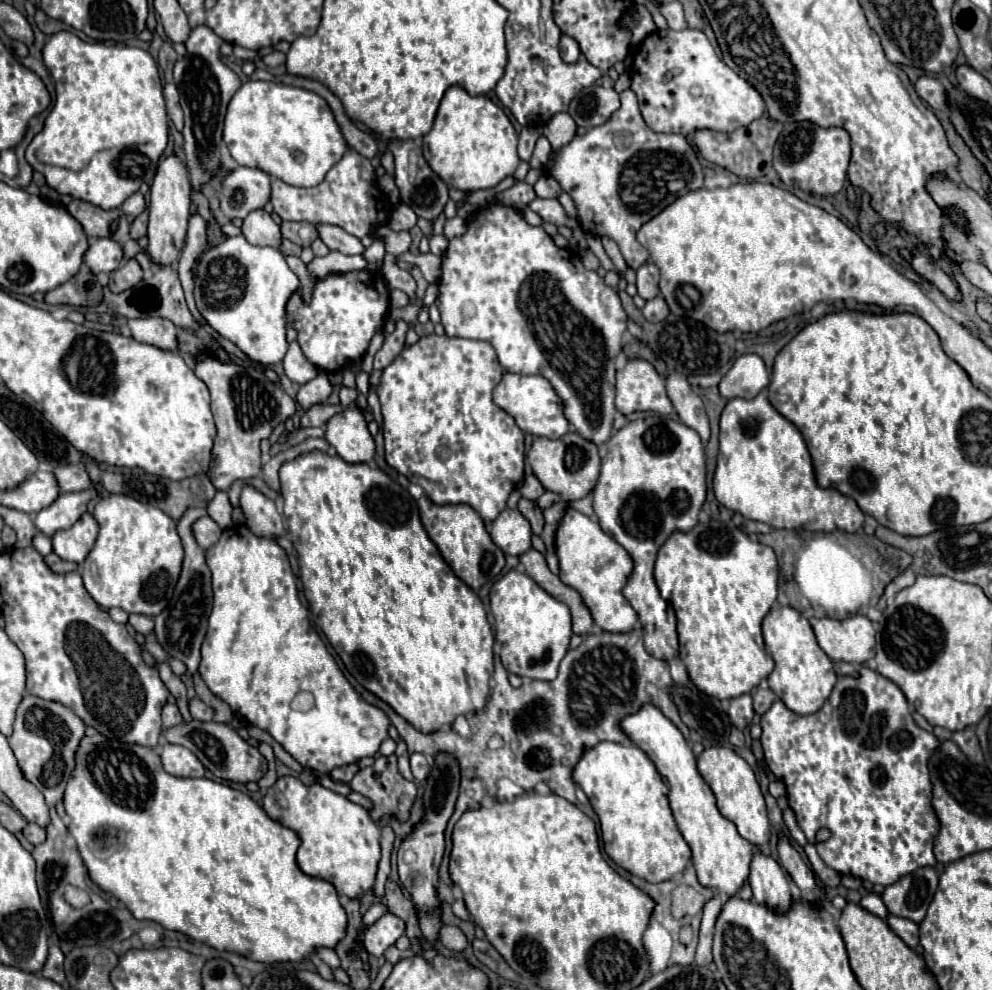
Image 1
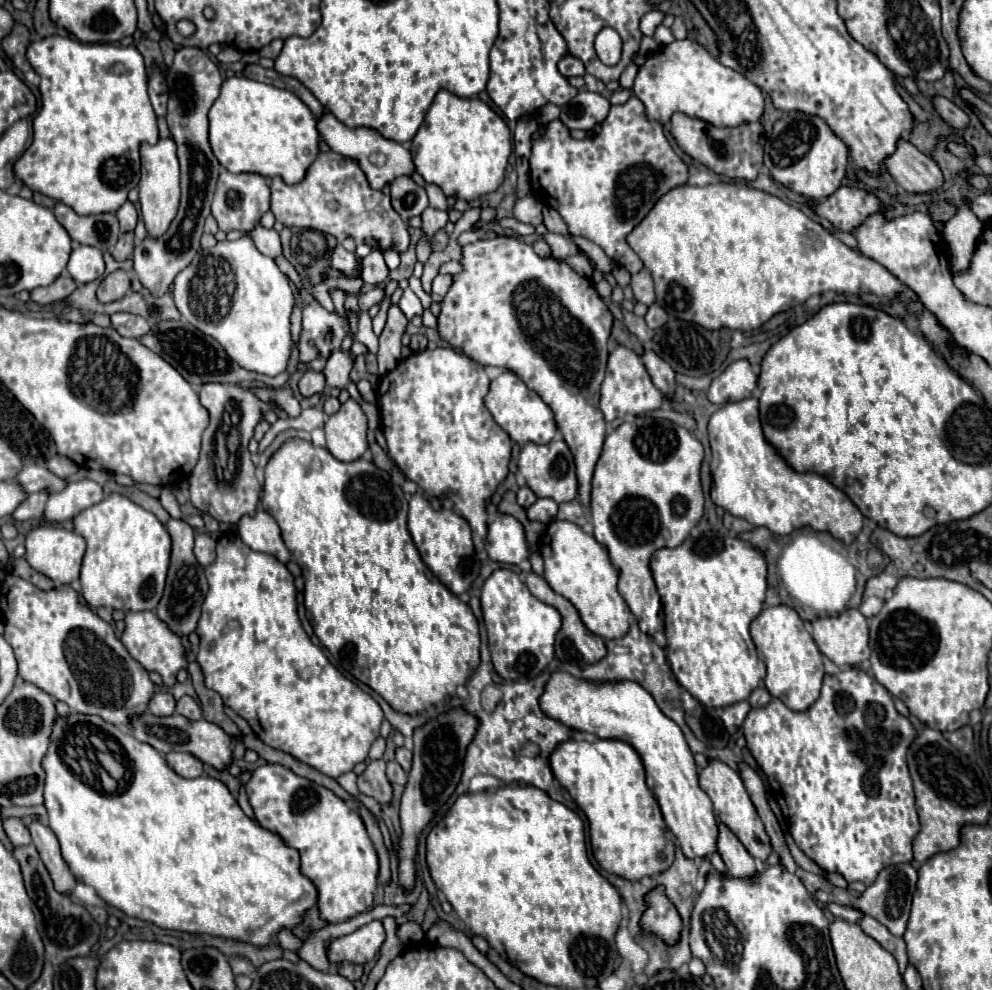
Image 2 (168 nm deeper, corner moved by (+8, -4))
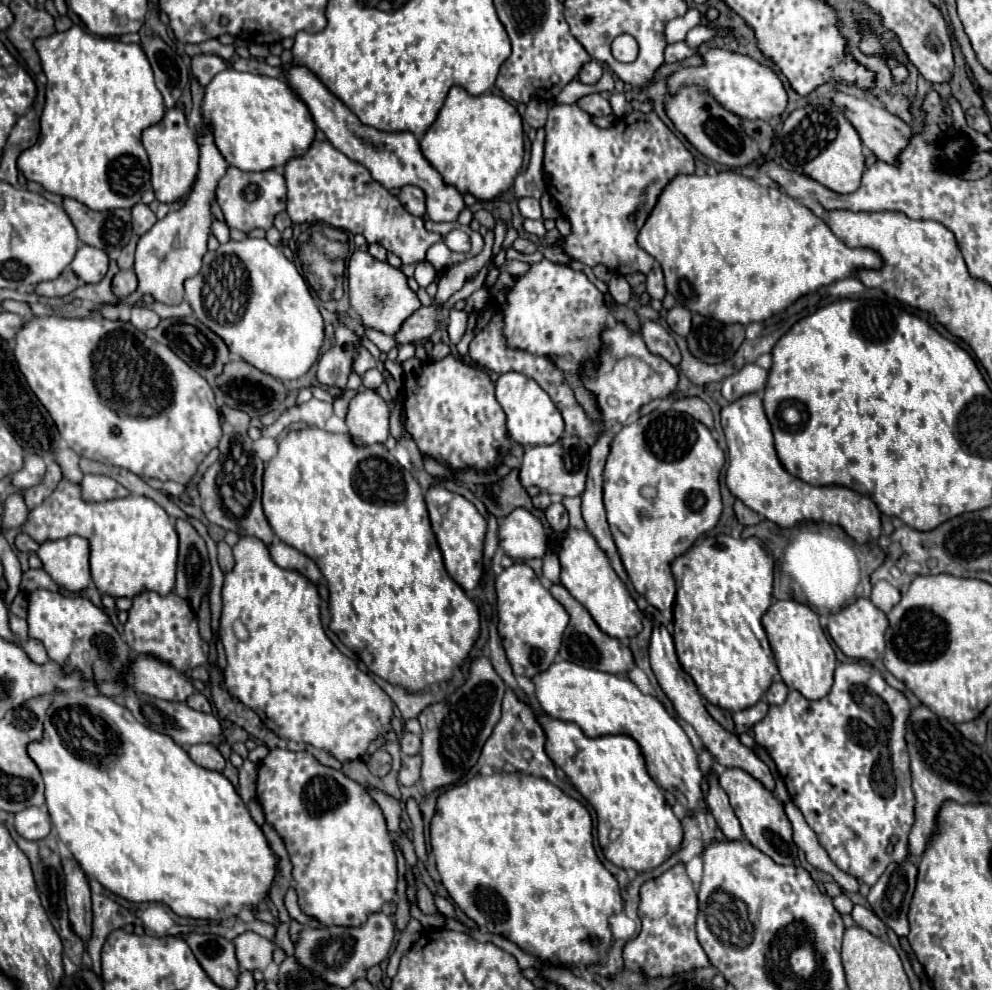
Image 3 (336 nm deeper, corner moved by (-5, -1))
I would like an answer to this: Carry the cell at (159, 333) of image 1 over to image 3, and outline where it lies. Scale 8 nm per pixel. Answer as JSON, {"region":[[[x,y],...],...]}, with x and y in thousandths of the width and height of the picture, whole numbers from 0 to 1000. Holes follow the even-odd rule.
{"region":[[[133,310],[133,322],[131,326],[141,332],[141,334],[147,334],[147,332],[155,332],[159,326],[161,326],[161,320],[149,312],[149,310]]]}

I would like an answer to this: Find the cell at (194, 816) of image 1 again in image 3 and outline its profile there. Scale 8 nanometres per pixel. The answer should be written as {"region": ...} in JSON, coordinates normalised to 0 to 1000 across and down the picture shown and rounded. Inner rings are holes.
{"region":[[[69,700],[65,704],[56,704],[50,712],[44,728],[44,746],[40,751],[28,753],[28,763],[38,773],[44,791],[46,791],[46,815],[50,819],[52,831],[58,839],[60,849],[71,858],[79,874],[85,878],[85,882],[91,888],[97,888],[103,892],[109,900],[133,910],[133,912],[165,912],[169,914],[179,926],[185,928],[214,928],[214,930],[226,930],[232,926],[238,926],[244,916],[256,920],[264,908],[270,908],[270,900],[274,896],[274,890],[280,882],[280,866],[270,854],[270,847],[262,833],[252,825],[246,809],[238,801],[236,793],[220,779],[210,779],[206,775],[200,775],[190,761],[177,753],[169,742],[157,740],[135,726],[135,722],[121,710],[117,710],[111,704],[105,702],[87,702],[87,700]]]}

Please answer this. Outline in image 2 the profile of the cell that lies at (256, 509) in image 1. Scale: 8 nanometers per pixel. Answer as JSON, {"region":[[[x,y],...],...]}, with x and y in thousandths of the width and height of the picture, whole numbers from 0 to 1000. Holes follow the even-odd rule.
{"region":[[[259,515],[257,521],[245,521],[241,525],[241,541],[253,556],[277,562],[285,570],[289,570],[293,564],[279,527],[267,515]]]}

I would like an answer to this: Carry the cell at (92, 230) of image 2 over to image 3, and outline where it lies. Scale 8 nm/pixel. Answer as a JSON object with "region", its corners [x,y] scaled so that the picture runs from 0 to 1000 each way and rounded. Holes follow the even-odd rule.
{"region":[[[65,201],[65,213],[73,221],[83,245],[107,254],[117,260],[131,243],[131,211],[93,213],[77,201]]]}

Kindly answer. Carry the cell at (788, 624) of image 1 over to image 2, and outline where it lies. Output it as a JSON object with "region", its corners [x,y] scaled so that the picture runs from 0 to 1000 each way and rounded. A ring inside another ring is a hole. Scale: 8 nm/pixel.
{"region":[[[777,612],[767,616],[767,620],[757,628],[757,634],[763,661],[773,673],[771,693],[777,699],[777,703],[789,707],[789,711],[793,711],[793,715],[797,717],[814,717],[826,705],[832,677],[830,661],[820,648],[811,628],[795,612]]]}

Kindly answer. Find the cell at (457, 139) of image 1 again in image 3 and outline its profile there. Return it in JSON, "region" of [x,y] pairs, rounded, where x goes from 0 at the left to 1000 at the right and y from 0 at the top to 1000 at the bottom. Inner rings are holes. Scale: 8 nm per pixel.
{"region":[[[456,88],[448,102],[448,108],[442,114],[442,120],[427,134],[423,148],[425,148],[427,159],[442,171],[448,185],[460,189],[464,195],[474,195],[480,201],[494,203],[514,191],[514,187],[518,185],[518,179],[522,177],[526,169],[526,159],[528,159],[526,120],[520,108],[514,106],[504,96],[490,94],[490,96],[476,98],[466,88]]]}

